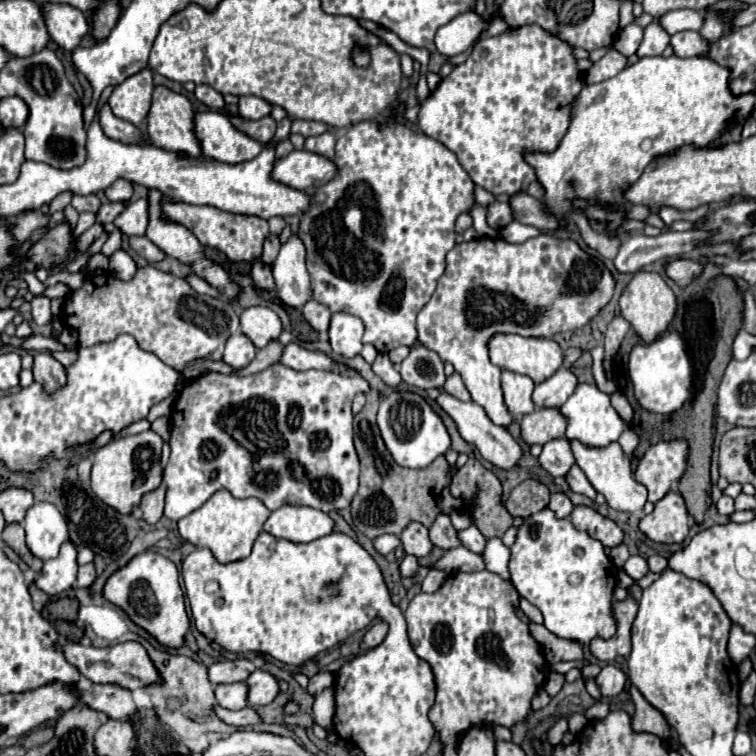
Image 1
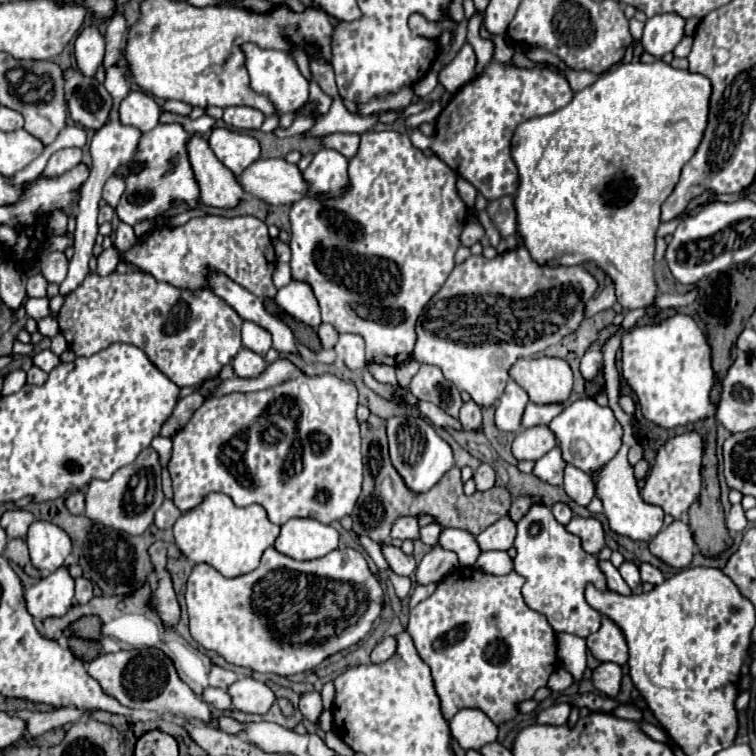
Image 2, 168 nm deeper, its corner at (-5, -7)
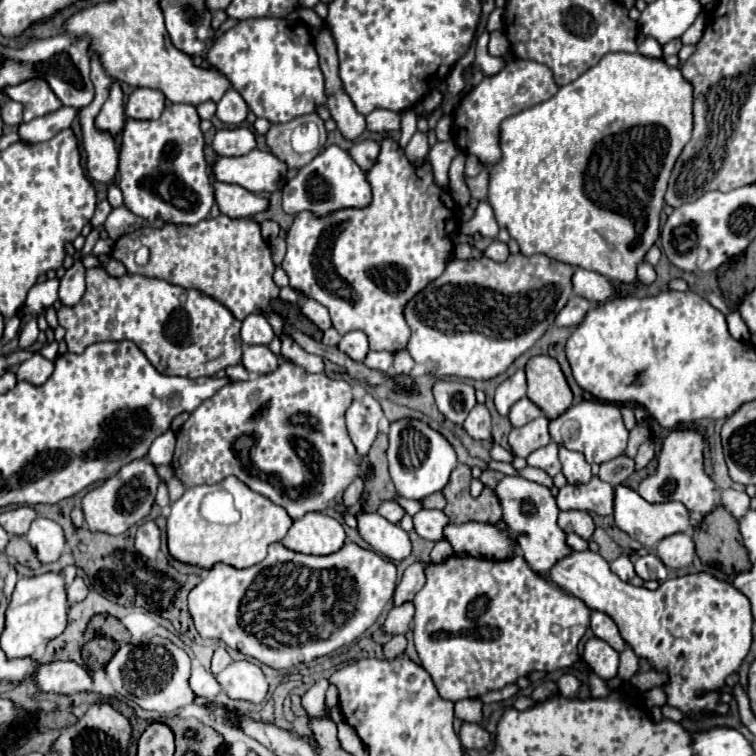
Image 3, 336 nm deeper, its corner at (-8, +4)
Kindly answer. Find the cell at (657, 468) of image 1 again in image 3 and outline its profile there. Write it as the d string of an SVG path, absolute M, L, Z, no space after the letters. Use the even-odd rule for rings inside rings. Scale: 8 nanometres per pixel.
M680 429L676 433L670 433L664 439L662 453L658 459L658 473L646 477L638 493L648 503L666 503L666 501L680 501L690 511L698 511L702 515L712 513L718 507L724 507L734 517L742 517L750 507L750 497L746 493L734 491L734 489L720 489L714 485L714 481L704 473L702 469L702 449L704 449L704 437L694 429Z

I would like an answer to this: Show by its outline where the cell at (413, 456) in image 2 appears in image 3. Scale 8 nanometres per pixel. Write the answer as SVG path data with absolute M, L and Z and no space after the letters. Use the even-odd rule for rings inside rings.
M402 419L390 425L390 447L388 447L388 467L390 477L396 487L396 493L406 499L422 501L432 493L438 493L446 487L450 473L456 469L456 453L452 445L426 423L416 419Z

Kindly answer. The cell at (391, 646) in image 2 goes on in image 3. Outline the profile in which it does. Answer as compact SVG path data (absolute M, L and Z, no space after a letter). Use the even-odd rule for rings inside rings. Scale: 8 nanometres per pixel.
M394 635L386 645L384 645L384 655L386 659L396 659L404 653L406 649L406 637L404 635Z

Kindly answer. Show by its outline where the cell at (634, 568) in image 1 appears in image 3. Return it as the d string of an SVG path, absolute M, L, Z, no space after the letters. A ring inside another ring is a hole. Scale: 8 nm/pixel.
M618 557L614 563L610 563L610 569L622 579L622 581L630 581L636 573L634 573L634 563L628 557Z

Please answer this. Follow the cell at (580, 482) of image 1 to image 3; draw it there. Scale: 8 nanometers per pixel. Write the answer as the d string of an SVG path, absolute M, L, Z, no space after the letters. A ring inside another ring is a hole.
M560 447L558 457L560 457L560 463L562 463L562 473L568 479L568 483L588 483L590 481L590 477L592 477L590 465L586 463L582 453Z

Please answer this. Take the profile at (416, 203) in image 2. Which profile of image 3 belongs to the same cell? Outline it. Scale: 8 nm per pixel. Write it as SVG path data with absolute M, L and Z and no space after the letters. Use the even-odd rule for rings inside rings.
M384 139L380 143L382 151L380 151L380 157L378 161L374 163L374 167L370 171L366 171L366 177L372 185L372 205L364 207L364 209L340 209L328 217L314 217L312 213L308 211L302 211L296 215L294 219L294 225L290 227L288 235L286 235L286 243L288 243L288 253L286 253L286 265L282 263L282 269L286 271L288 279L290 279L290 287L296 289L300 295L304 297L312 297L314 301L318 301L320 305L324 305L328 311L330 311L330 317L332 317L332 323L334 323L334 329L344 335L348 331L354 331L354 329L360 329L366 333L368 341L370 341L370 349L372 351L390 351L390 353L396 353L396 351L402 351L410 339L410 329L404 321L404 305L418 293L422 291L430 281L434 281L436 277L442 275L442 271L446 269L448 265L448 257L452 257L454 253L454 247L452 243L446 239L450 233L454 233L458 227L460 227L460 217L458 217L458 205L452 201L450 193L440 189L436 183L434 183L434 177L432 177L432 167L428 163L410 163L404 155L404 151L398 147L396 141L392 139Z

